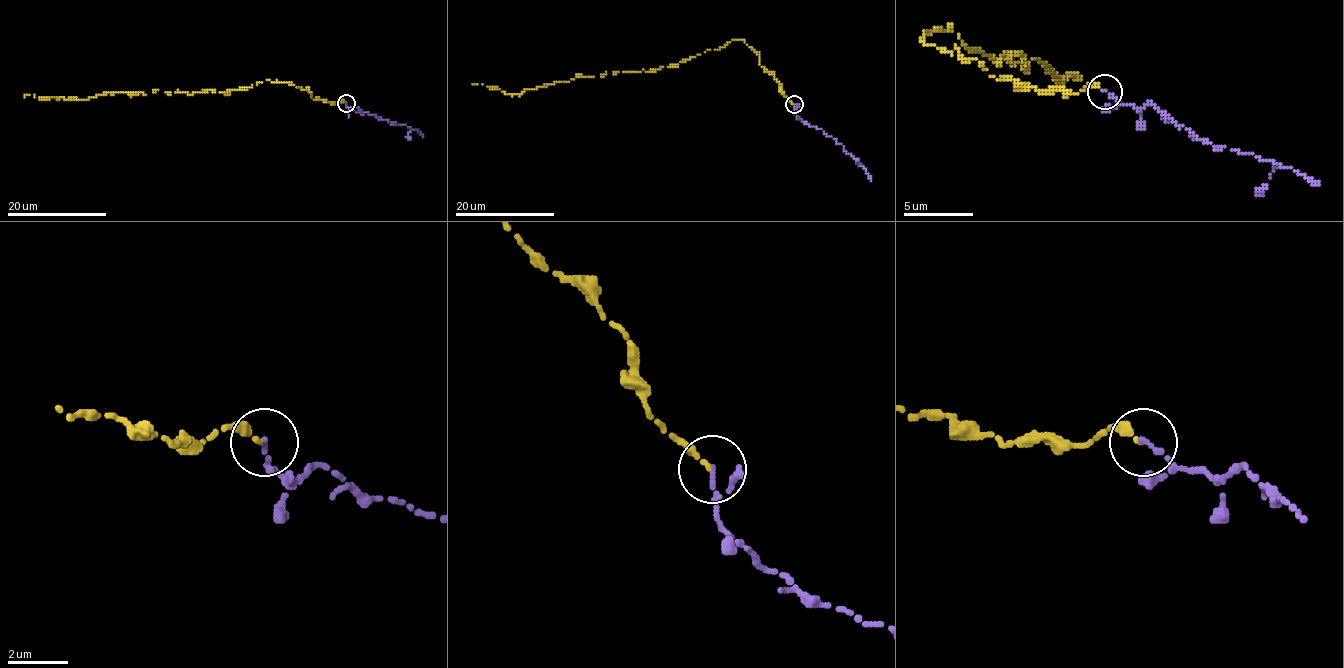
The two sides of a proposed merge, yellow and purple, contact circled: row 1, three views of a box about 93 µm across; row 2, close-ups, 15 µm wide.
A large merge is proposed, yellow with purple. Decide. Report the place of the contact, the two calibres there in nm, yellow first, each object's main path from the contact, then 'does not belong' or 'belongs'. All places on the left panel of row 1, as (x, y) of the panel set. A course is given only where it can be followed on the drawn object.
at (346, 103); 180 nm thick on the yellow side, 180 nm on the other; yellow runs (345, 103), (313, 99), (307, 88), (267, 80), (225, 93), (159, 90), (99, 94), (87, 99), (24, 97); purple runs (345, 103), (349, 109), (356, 108), (392, 124), (406, 125), (423, 136); belongs

